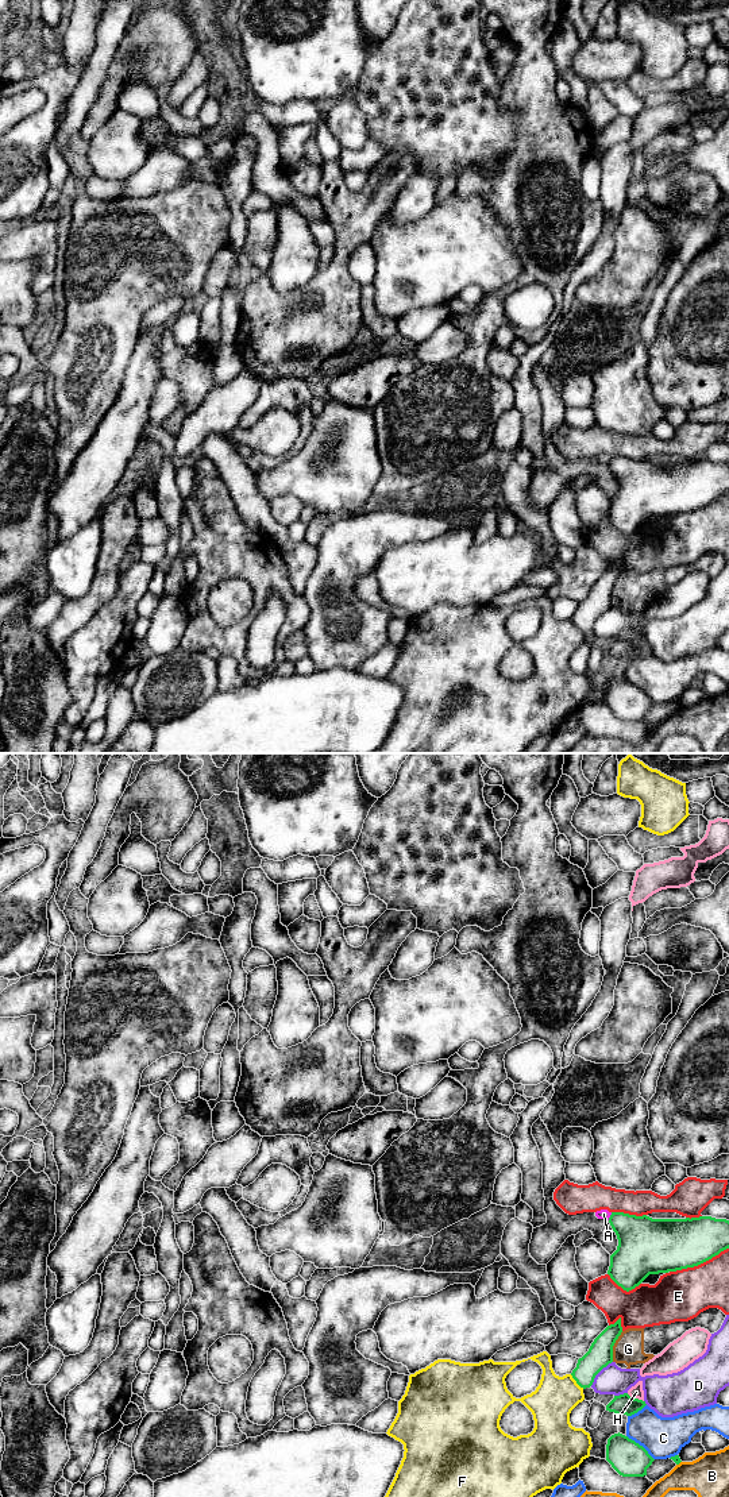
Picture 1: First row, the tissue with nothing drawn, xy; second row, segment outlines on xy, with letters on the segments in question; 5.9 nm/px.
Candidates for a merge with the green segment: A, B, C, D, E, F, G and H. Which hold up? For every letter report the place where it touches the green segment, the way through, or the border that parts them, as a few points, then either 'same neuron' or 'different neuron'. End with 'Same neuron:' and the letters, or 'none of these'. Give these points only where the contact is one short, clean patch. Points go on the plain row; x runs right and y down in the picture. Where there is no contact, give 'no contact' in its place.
A: xy (610, 460) | different neuron
B: xy (678, 708) | different neuron
C: xy (641, 690) | different neuron
D: xy (598, 616) | different neuron
E: xy (698, 508) | different neuron
F: xy (577, 627) | different neuron
G: xy (613, 589) | different neuron
H: xy (635, 643) | different neuron
Same neuron: none of these

